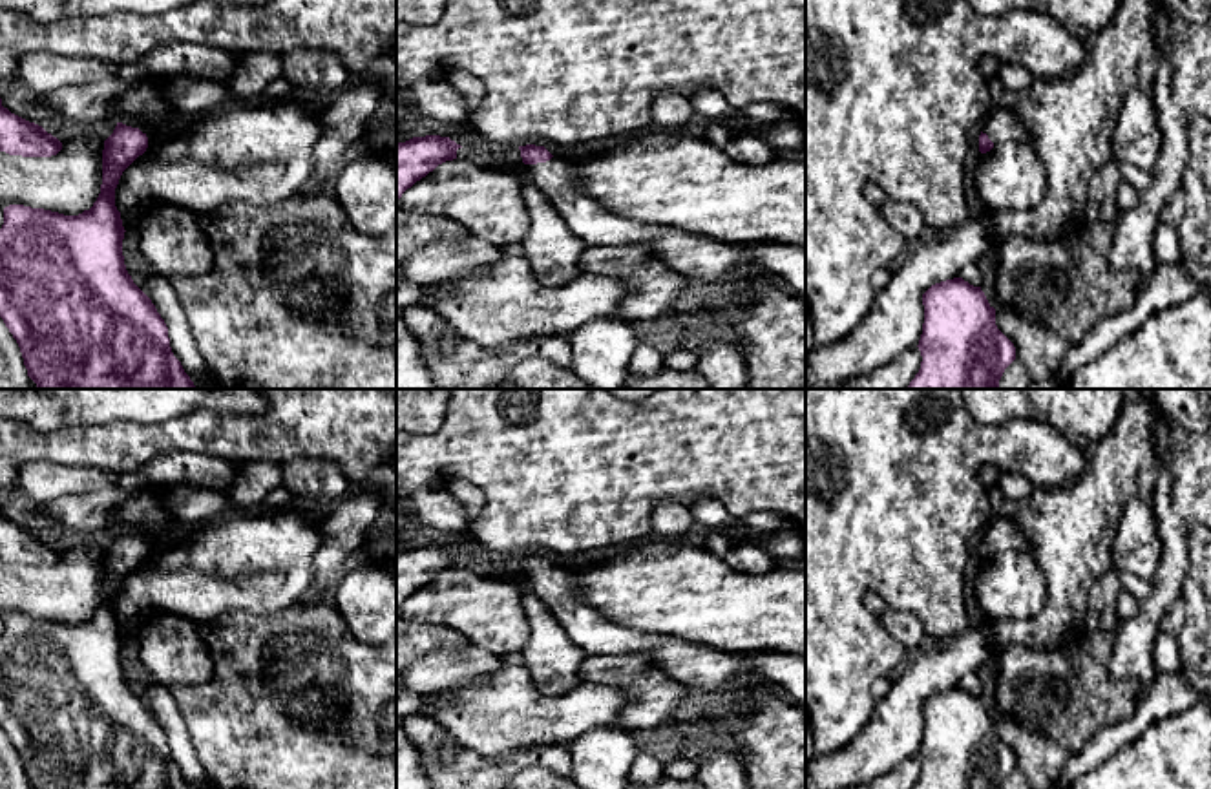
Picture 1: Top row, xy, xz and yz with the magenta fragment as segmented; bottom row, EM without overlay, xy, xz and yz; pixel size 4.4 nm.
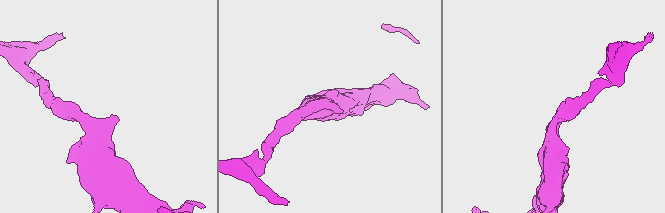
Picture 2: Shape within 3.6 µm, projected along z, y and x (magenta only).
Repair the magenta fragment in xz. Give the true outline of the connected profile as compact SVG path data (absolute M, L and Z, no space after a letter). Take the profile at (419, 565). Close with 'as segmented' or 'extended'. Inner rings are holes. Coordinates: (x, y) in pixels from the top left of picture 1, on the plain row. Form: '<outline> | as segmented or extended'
M426 544L396 553L396 612L416 590L433 581L438 573L457 568L462 557L449 546Z | as segmented

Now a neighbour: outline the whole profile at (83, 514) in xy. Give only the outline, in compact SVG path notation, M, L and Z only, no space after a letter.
M117 486L93 493L77 493L60 497L46 506L31 506L44 513L55 515L62 528L73 535L91 535L102 530L119 531L115 511L132 493L121 491Z

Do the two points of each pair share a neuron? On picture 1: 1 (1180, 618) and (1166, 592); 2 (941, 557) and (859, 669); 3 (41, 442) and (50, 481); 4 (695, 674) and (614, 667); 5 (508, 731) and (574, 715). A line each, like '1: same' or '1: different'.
1: different
2: same
3: different
4: different
5: same

